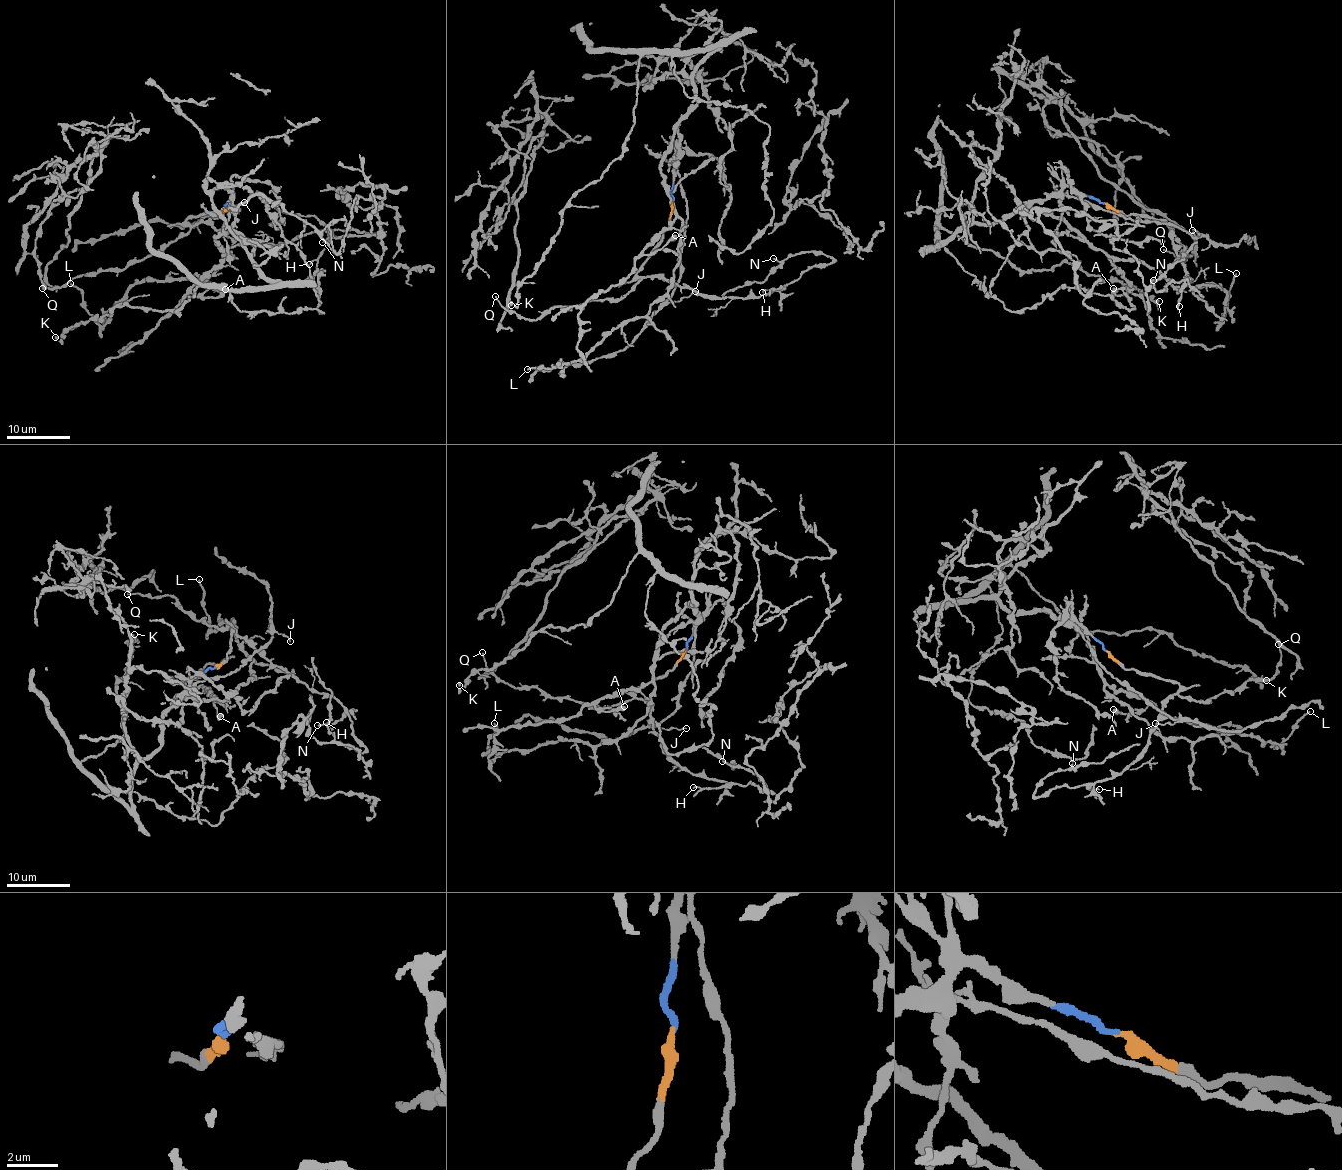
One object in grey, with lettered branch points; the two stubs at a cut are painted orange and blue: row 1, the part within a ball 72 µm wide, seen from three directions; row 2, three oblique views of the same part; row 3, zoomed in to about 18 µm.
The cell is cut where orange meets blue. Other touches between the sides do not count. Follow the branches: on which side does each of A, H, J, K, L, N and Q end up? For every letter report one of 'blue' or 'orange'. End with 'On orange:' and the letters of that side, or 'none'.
A: blue
H: orange
J: blue
K: blue
L: blue
N: orange
Q: orange
On orange: H, N, Q

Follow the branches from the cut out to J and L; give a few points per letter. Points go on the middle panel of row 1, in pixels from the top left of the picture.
J: (672, 200), (676, 172), (686, 201), (687, 223), (681, 274), (667, 300), (680, 302), (695, 291)
L: (672, 200), (674, 132), (661, 158), (680, 218), (674, 282), (586, 358), (526, 370)

